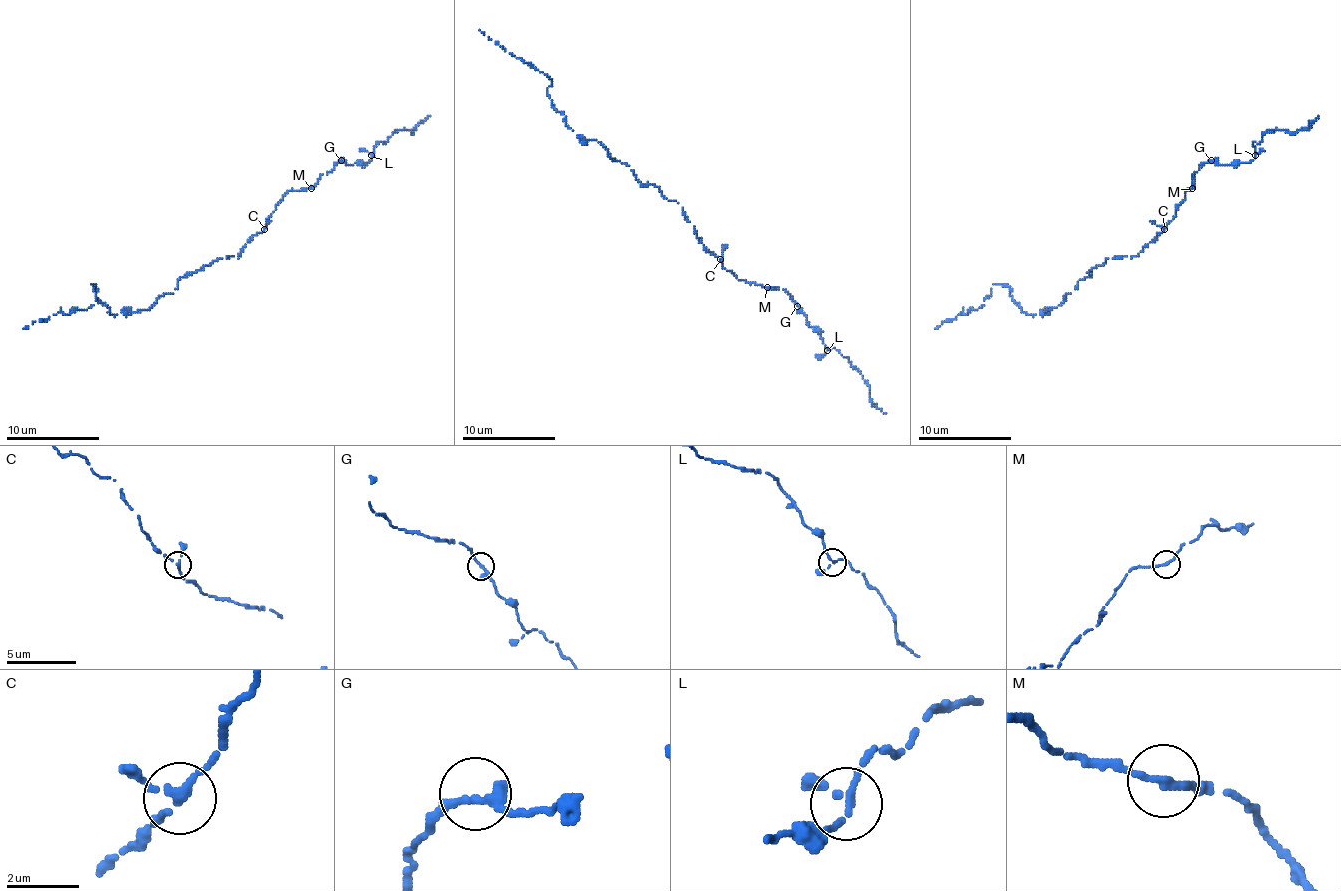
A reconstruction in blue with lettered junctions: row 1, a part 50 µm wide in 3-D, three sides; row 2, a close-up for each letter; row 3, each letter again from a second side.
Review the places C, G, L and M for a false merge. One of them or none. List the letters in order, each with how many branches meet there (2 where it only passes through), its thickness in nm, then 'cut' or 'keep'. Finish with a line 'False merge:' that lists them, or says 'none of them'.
C: 3 branches meet; 180 nm thick; keep
G: 3 branches meet; 190 nm thick; keep
L: 3 branches meet; 160 nm thick; keep
M: 2 branches meet; 240 nm thick; keep
False merge: none of them

